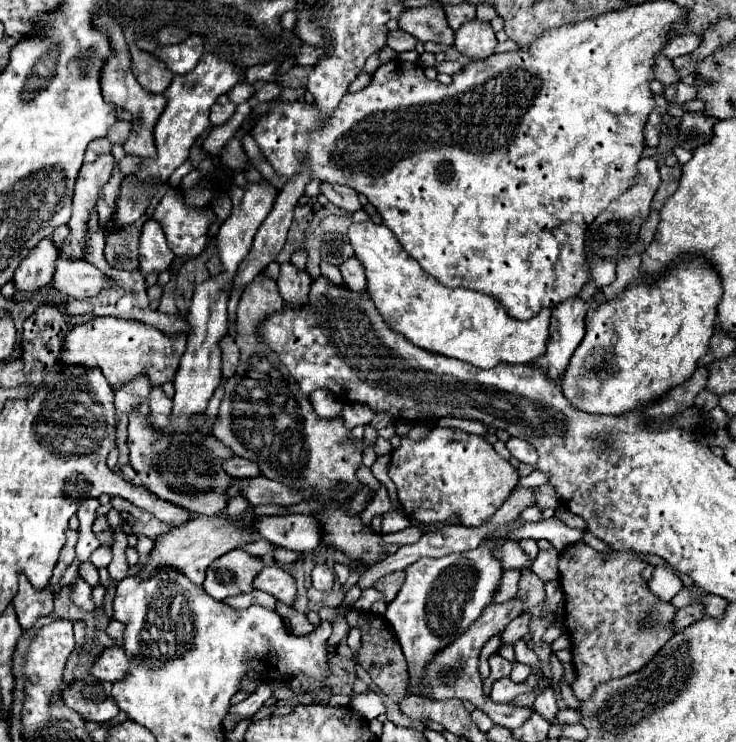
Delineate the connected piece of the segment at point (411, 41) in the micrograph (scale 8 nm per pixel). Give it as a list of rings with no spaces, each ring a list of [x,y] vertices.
[[[402,29],[388,33],[388,47],[394,49],[396,53],[416,49],[416,43],[418,43],[418,39],[414,39],[414,35],[408,35],[408,33],[402,31]]]

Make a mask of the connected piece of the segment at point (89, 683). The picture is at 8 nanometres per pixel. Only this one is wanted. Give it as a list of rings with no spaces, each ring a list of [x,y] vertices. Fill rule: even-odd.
[[[92,675],[76,679],[70,689],[64,691],[64,703],[78,711],[86,721],[106,723],[118,715],[118,705],[112,699],[112,683],[98,681]]]

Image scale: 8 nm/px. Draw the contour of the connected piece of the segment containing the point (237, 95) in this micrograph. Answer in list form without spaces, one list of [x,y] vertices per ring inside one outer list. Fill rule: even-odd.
[[[245,82],[238,83],[233,91],[229,93],[229,97],[232,101],[237,104],[243,103],[249,99],[254,93],[253,85],[247,84]]]

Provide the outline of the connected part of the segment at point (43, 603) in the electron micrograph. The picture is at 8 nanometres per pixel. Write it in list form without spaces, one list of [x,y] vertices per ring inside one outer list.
[[[20,575],[20,585],[18,593],[12,599],[18,621],[22,629],[28,629],[36,623],[40,615],[50,615],[52,613],[52,591],[48,587],[44,589],[34,589],[30,581],[26,581],[26,575]]]

